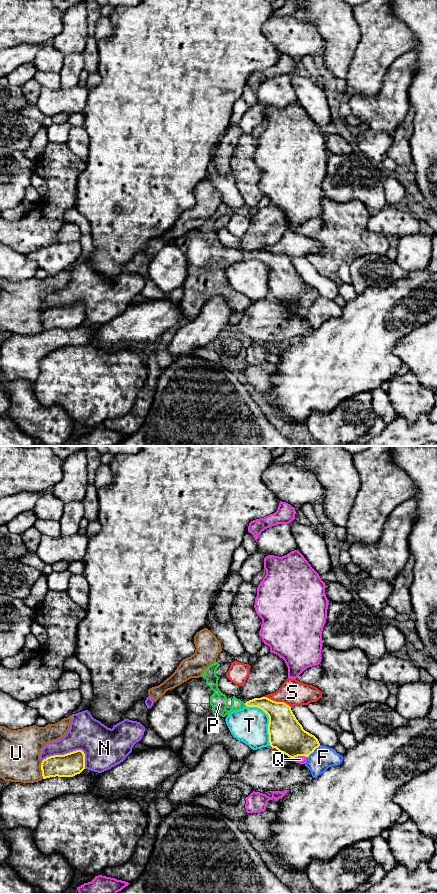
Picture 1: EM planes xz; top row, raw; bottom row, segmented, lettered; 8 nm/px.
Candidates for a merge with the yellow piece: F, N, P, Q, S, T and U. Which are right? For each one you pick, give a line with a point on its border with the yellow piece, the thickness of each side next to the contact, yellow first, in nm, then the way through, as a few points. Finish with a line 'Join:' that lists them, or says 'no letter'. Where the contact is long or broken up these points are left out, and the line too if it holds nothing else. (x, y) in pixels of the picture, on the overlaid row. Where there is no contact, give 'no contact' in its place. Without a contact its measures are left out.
Join: no letter

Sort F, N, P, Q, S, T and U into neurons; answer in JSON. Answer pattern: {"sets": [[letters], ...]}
{"sets": [["F"], ["N"], ["P"], ["Q"], ["S"], ["T"], ["U"]]}

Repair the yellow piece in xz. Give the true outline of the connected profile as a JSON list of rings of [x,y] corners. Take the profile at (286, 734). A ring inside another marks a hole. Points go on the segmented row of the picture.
[[[261,697],[249,700],[245,705],[258,707],[268,715],[270,746],[288,757],[309,757],[320,746],[318,739],[303,729],[286,703]]]

